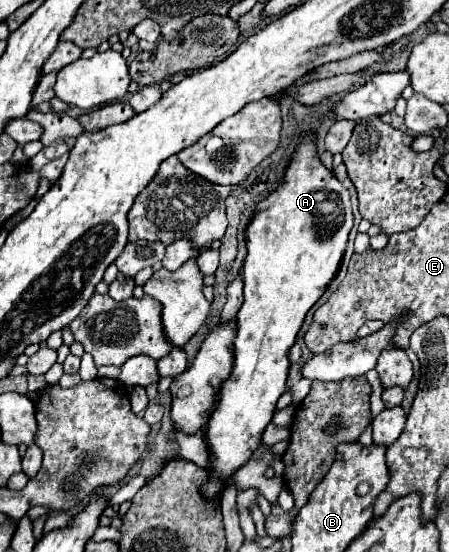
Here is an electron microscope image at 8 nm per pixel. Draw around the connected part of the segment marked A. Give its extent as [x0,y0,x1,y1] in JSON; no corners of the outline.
[203,131,353,497]

